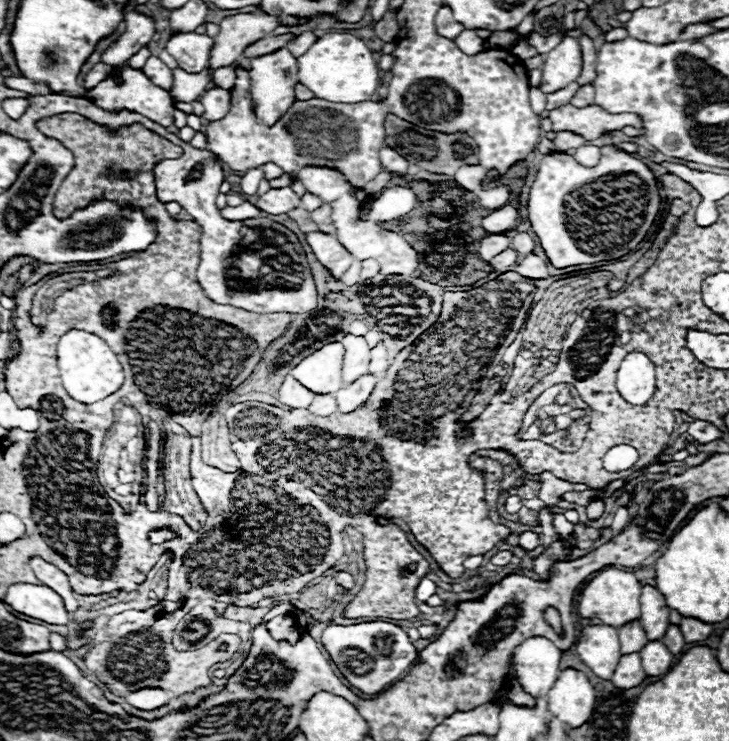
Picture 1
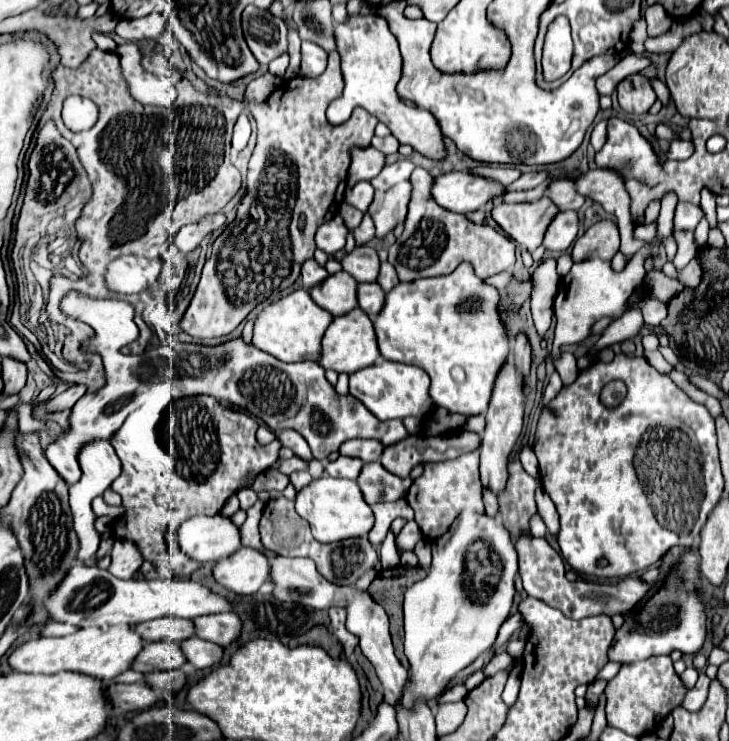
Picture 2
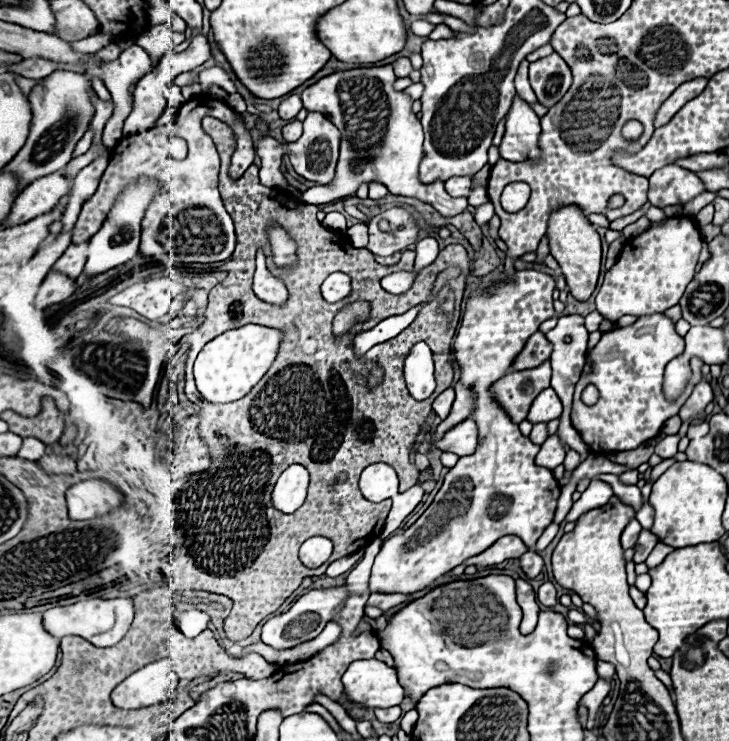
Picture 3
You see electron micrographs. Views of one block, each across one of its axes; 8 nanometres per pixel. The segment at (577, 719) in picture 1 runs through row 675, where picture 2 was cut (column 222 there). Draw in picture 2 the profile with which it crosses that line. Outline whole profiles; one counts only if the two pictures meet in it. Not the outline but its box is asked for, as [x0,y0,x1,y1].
[214,548,270,596]

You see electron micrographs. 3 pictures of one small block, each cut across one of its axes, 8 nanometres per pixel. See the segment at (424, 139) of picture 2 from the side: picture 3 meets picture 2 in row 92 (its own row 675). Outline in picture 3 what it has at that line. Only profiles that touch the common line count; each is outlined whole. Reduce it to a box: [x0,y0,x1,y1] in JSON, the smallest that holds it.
[342,658,404,708]

